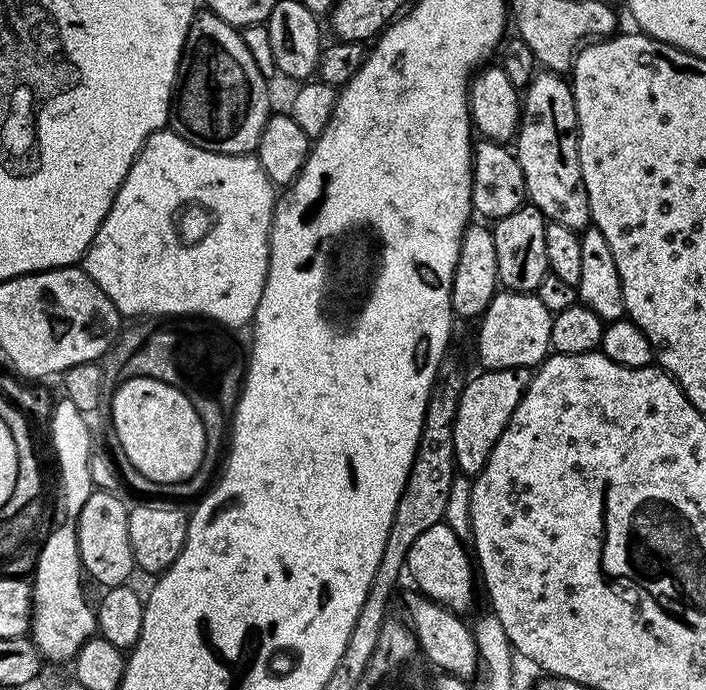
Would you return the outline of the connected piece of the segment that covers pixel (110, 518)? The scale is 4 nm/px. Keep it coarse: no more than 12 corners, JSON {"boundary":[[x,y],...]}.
{"boundary":[[94,490],[75,521],[80,562],[103,586],[134,572],[129,505]]}

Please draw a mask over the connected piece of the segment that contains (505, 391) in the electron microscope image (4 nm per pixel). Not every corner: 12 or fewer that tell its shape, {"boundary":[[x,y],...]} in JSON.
{"boundary":[[526,368],[480,370],[454,418],[461,473],[482,470],[531,380]]}

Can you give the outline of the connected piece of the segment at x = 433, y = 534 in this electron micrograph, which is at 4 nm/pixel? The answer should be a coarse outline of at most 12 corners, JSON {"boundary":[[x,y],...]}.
{"boundary":[[443,522],[414,538],[406,572],[429,600],[464,614],[473,557]]}

